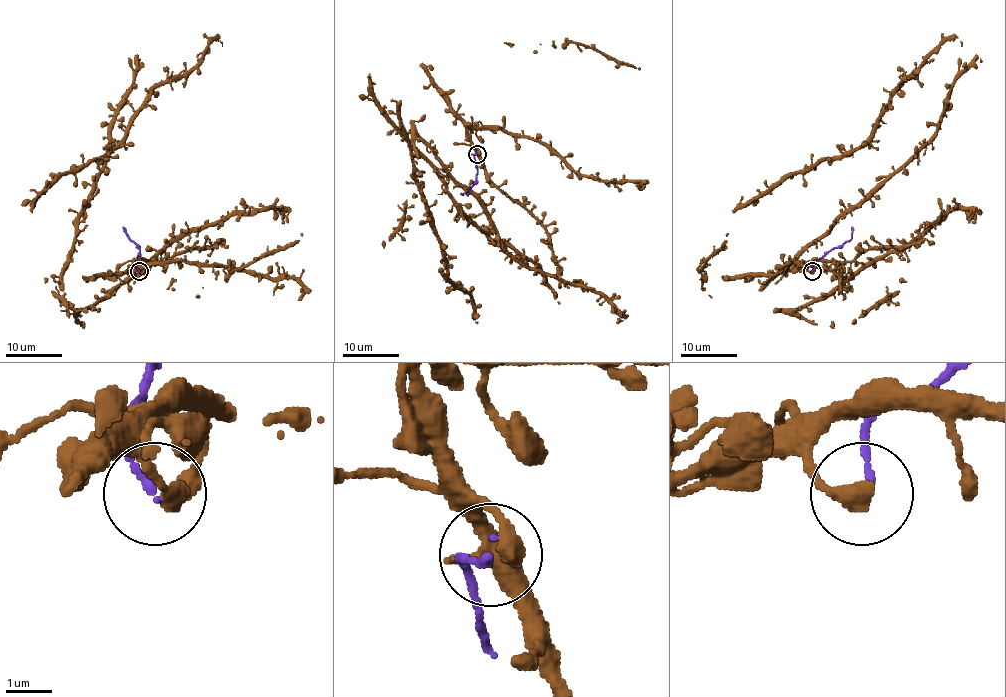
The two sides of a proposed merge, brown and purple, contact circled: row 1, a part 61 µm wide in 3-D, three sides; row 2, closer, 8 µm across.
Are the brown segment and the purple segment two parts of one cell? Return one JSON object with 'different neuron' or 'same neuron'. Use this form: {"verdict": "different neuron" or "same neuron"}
{"verdict": "different neuron"}

